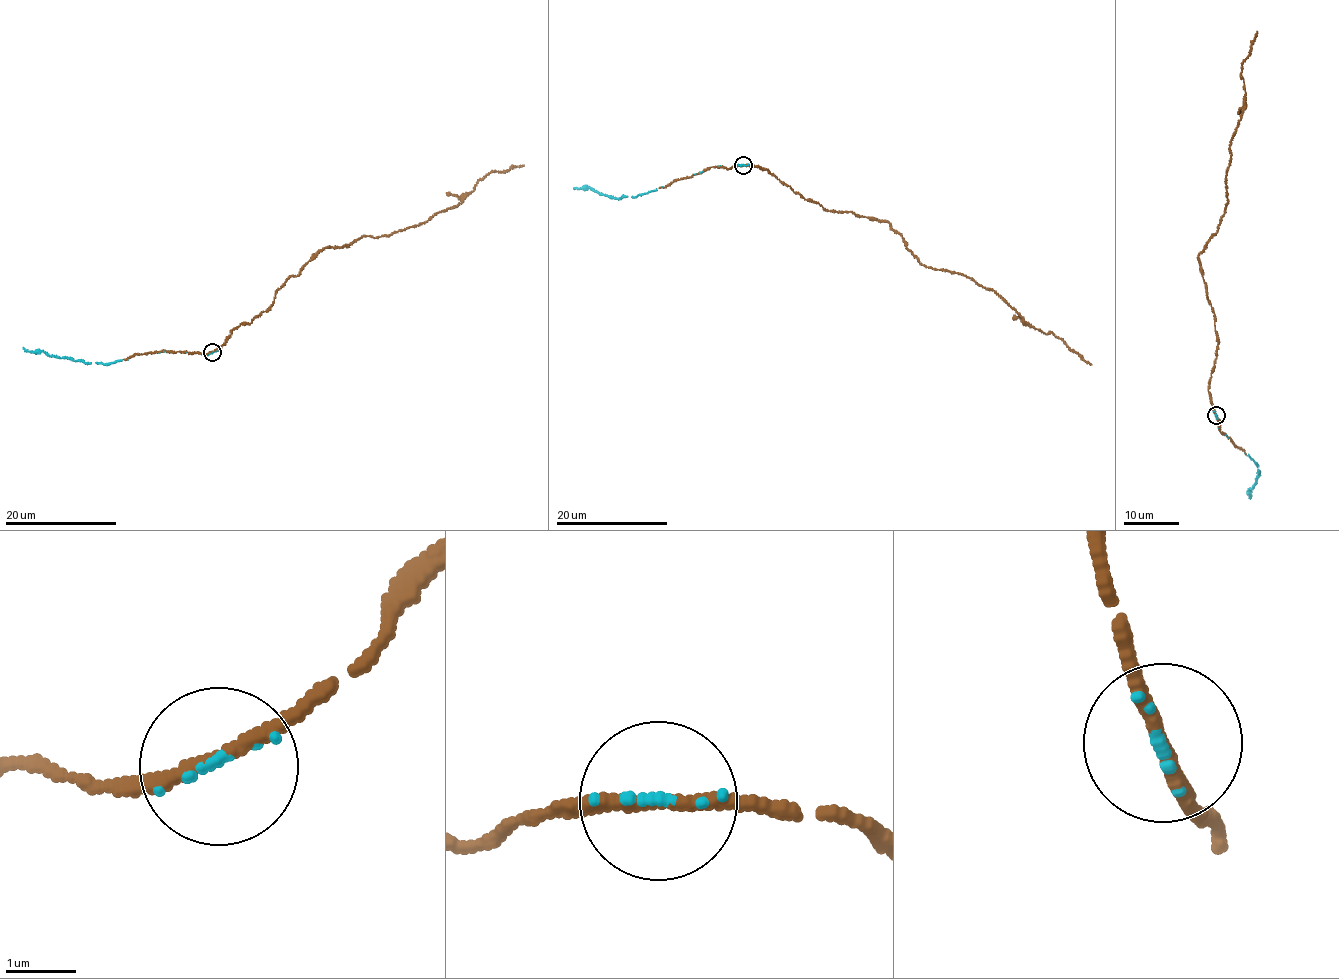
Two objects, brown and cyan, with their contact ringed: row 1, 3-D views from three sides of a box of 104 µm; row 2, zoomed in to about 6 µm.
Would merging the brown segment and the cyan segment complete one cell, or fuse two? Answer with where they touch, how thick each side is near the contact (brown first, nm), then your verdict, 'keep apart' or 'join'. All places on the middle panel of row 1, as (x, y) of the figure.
(743, 165) | 190/90 nm | join

